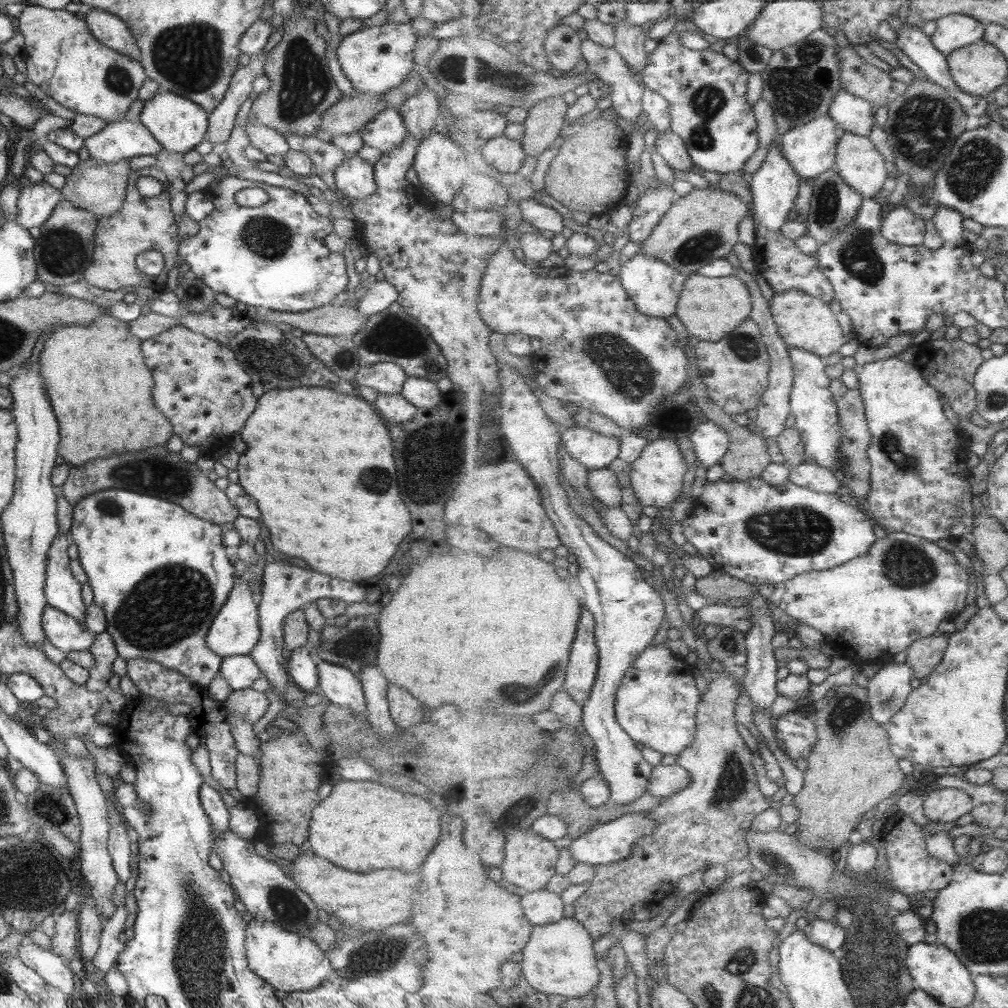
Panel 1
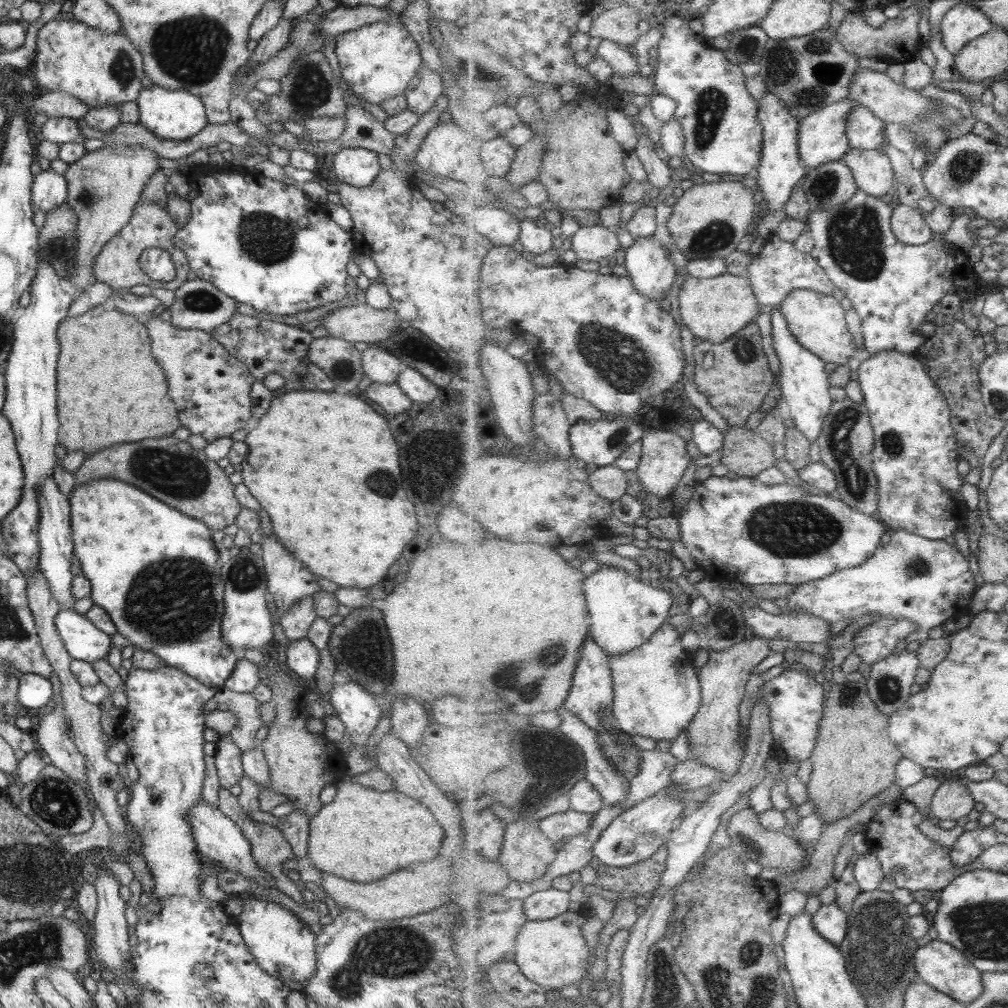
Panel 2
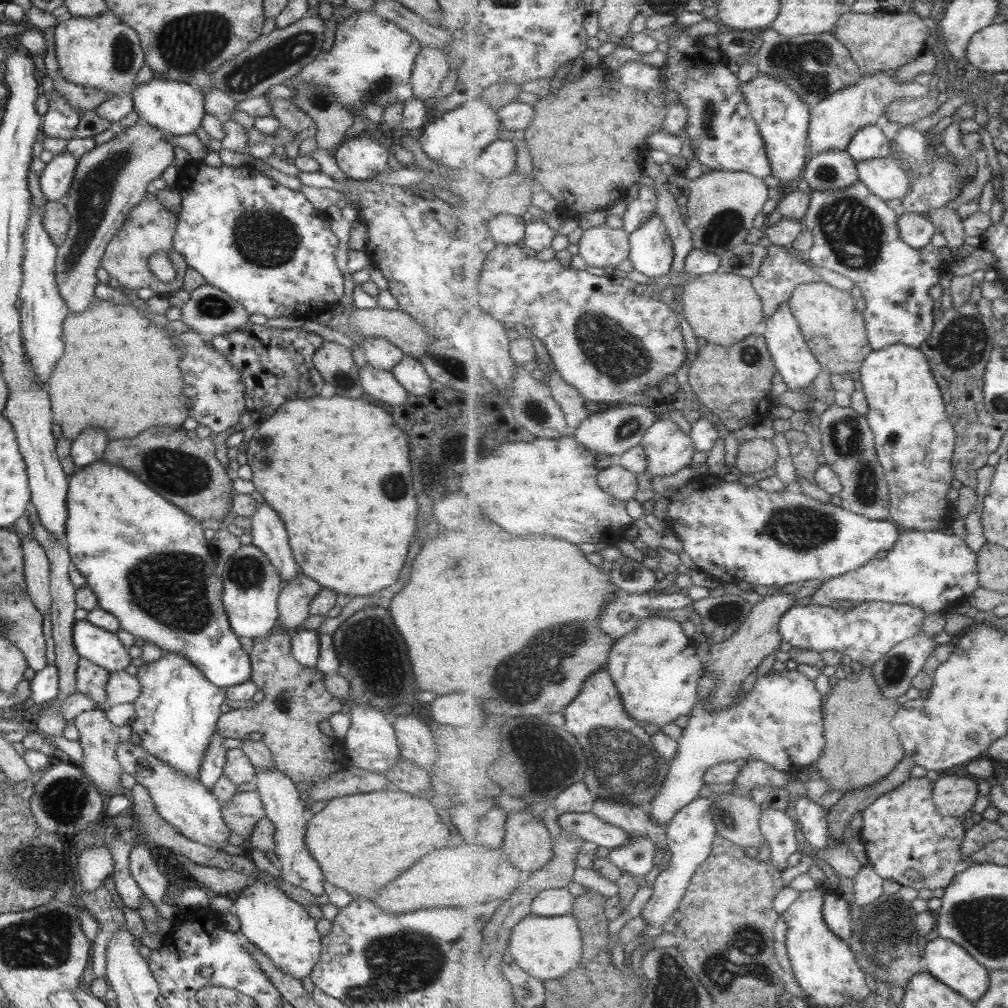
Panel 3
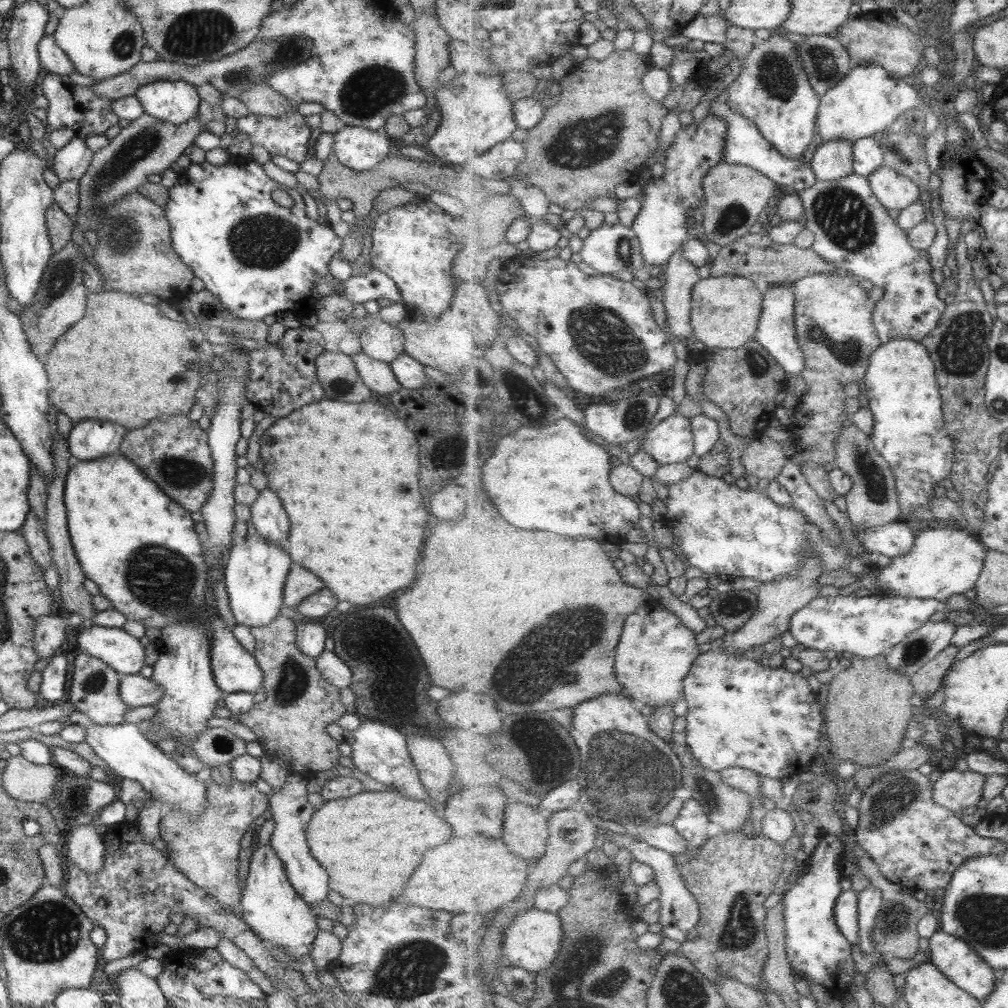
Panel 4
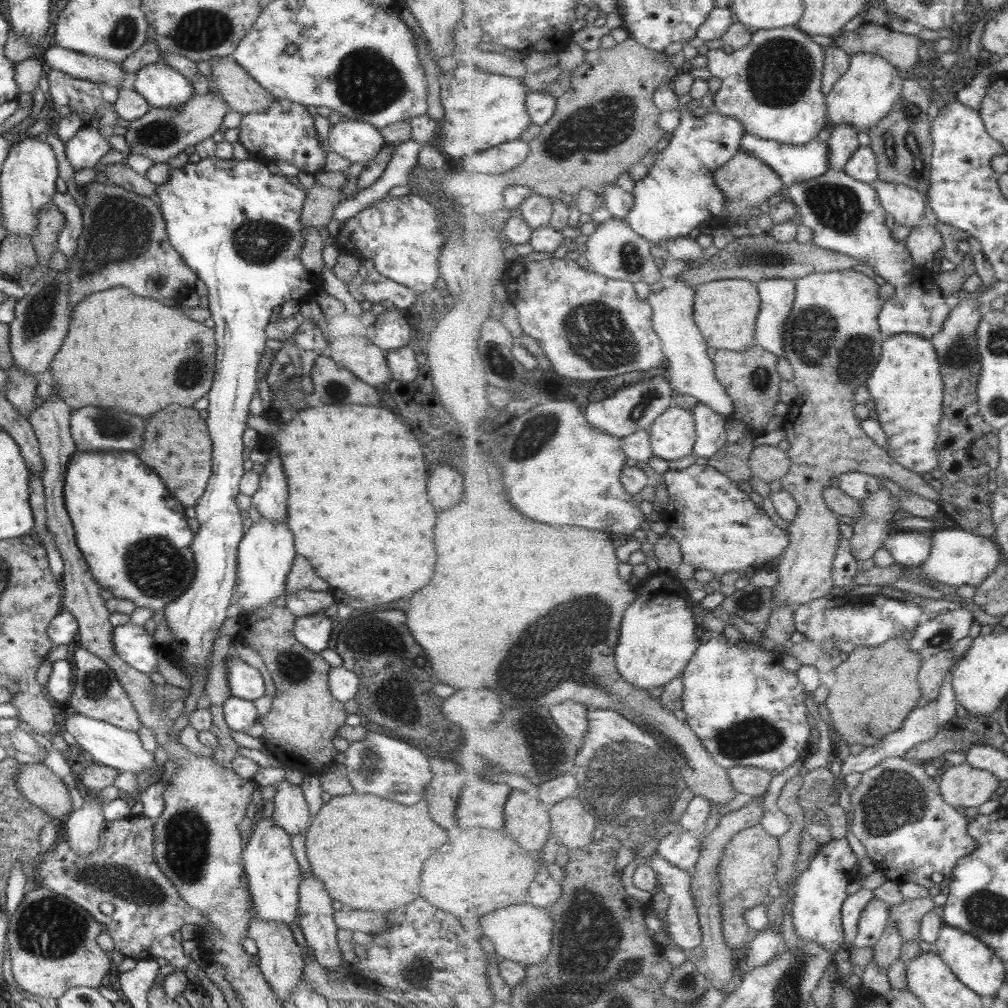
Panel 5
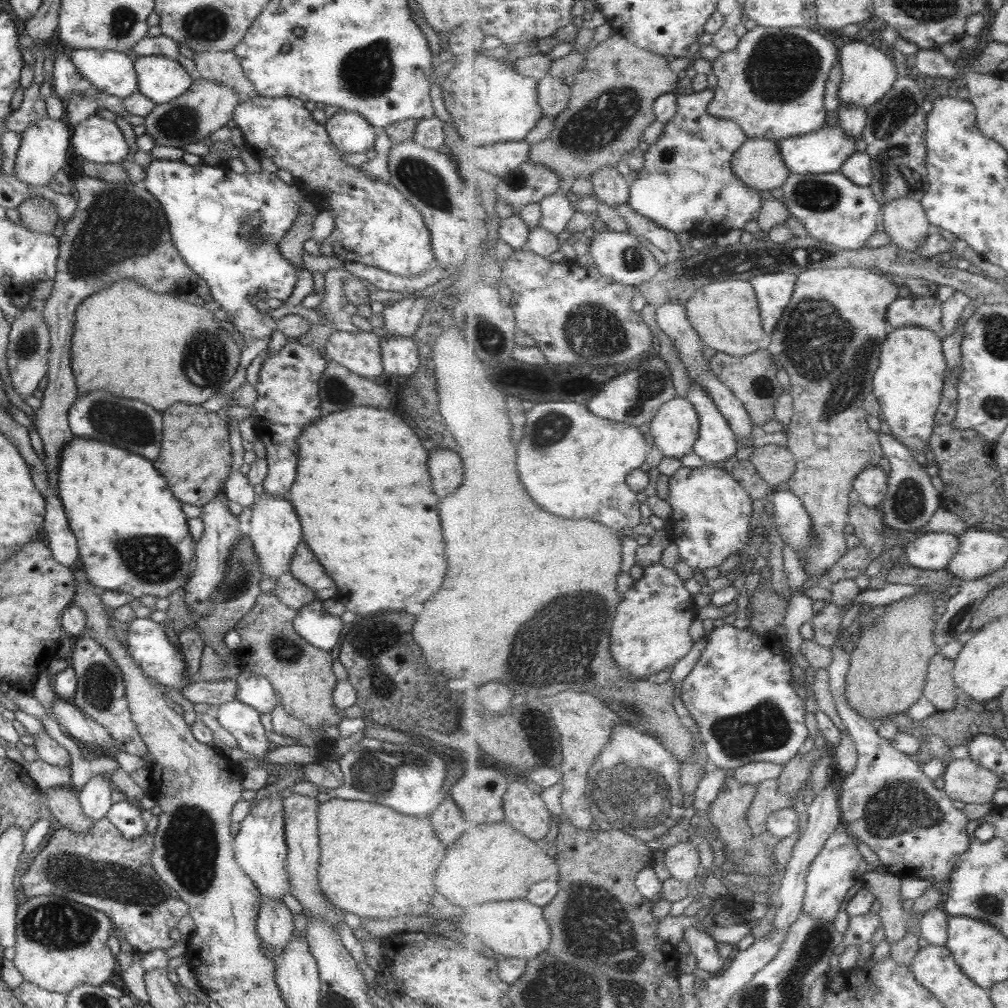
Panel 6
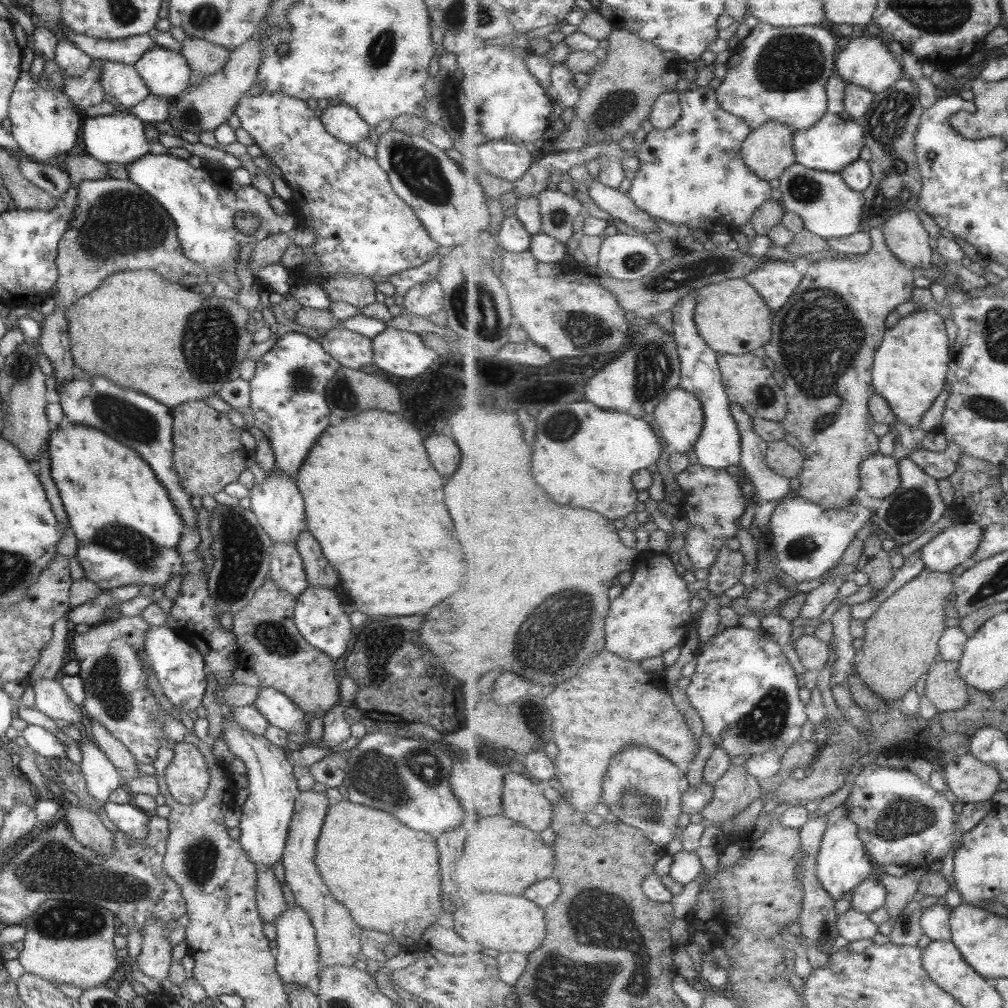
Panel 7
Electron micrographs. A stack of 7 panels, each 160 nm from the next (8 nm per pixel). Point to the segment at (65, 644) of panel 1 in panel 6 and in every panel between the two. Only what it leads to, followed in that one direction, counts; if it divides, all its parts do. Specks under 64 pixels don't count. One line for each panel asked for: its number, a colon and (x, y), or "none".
2: (82, 641)
3: (96, 645)
4: (123, 653)
5: (132, 645)
6: (156, 657)

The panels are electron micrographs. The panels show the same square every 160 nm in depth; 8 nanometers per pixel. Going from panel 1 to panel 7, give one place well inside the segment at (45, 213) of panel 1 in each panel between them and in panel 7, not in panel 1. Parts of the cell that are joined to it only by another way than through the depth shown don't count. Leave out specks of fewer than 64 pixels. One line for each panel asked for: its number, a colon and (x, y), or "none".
2: (48, 190)
3: (55, 178)
4: (69, 162)
5: (83, 150)
6: (97, 140)
7: (118, 138)

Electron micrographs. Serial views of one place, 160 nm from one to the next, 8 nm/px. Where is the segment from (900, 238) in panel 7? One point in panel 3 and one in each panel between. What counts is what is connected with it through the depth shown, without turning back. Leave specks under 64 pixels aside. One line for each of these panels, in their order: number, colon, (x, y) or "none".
3: (884, 177)
4: (894, 190)
5: (906, 205)
6: (905, 220)

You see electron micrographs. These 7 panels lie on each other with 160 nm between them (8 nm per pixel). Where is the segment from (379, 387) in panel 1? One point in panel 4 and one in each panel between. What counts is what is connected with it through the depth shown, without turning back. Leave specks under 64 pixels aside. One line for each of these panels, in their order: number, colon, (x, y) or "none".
2: (380, 367)
3: (380, 354)
4: (380, 340)

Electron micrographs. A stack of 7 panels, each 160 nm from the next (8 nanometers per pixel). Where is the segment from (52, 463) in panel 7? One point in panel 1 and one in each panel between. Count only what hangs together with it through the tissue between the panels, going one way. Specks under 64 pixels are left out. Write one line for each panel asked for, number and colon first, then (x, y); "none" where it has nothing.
1: (149, 563)
2: (152, 569)
3: (113, 522)
4: (120, 524)
5: (133, 535)
6: (132, 537)

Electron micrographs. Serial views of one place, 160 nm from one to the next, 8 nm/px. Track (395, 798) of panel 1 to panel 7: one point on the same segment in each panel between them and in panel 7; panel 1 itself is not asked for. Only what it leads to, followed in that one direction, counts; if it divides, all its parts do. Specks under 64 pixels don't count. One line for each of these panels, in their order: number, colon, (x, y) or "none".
2: (361, 831)
3: (361, 841)
4: (369, 843)
5: (367, 852)
6: (374, 863)
7: (386, 876)

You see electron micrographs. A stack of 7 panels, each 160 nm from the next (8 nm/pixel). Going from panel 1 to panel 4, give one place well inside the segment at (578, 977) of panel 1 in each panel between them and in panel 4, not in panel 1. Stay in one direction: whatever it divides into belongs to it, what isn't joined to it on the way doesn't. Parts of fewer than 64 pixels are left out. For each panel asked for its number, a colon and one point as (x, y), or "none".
2: (553, 953)
3: (548, 948)
4: (533, 941)

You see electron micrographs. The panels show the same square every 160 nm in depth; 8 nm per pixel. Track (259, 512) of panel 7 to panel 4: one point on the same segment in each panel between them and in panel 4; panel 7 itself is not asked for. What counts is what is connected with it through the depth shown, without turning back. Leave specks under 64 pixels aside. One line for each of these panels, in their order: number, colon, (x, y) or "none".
4: (254, 574)
5: (265, 553)
6: (273, 530)

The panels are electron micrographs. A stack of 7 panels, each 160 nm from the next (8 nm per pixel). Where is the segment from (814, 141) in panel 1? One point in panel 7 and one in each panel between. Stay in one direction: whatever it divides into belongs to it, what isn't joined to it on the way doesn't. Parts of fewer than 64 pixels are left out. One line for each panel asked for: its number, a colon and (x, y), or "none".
2: (823, 134)
3: (835, 121)
4: (869, 100)
5: (866, 94)
6: (869, 73)
7: (868, 62)

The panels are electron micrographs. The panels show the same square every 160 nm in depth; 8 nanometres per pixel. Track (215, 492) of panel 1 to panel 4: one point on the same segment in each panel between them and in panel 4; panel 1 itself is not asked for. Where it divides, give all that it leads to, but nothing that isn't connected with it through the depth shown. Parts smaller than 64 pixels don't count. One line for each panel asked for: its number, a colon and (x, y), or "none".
2: (171, 471)
3: (174, 463)
4: (172, 451)

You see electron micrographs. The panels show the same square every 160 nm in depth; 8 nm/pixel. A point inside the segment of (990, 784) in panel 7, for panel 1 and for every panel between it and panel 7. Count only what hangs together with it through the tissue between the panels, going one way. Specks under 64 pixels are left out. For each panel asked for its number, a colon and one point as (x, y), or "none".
1: (943, 804)
2: (953, 800)
3: (954, 795)
4: (955, 789)
5: (964, 785)
6: (966, 780)

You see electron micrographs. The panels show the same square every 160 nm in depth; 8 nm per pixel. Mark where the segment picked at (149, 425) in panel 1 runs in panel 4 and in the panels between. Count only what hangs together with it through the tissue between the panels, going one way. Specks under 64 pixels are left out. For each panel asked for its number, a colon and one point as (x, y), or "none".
2: (107, 379)
3: (118, 372)
4: (123, 361)

